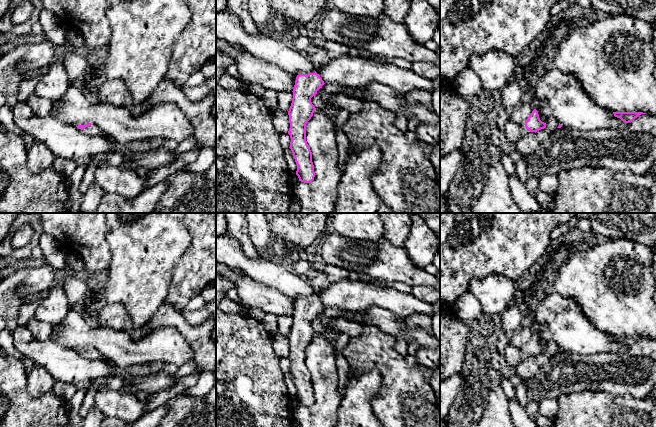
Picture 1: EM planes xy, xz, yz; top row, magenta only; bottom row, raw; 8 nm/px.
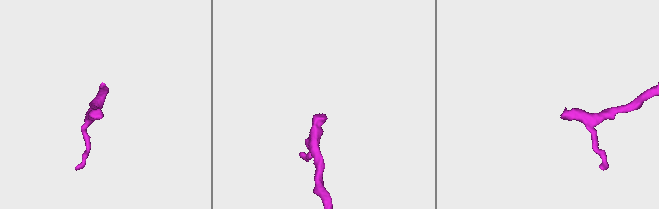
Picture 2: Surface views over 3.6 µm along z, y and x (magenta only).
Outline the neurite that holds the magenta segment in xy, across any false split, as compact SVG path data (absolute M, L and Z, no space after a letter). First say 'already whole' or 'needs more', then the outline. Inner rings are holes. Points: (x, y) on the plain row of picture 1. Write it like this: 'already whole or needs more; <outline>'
needs more; M85 348L85 349L78 349L77 352L83 354L88 359L105 359L105 357L101 354L99 354L97 351L95 351L93 348Z

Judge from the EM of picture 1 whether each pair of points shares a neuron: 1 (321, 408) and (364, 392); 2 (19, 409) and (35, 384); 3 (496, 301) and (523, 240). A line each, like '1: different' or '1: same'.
1: different
2: different
3: different

